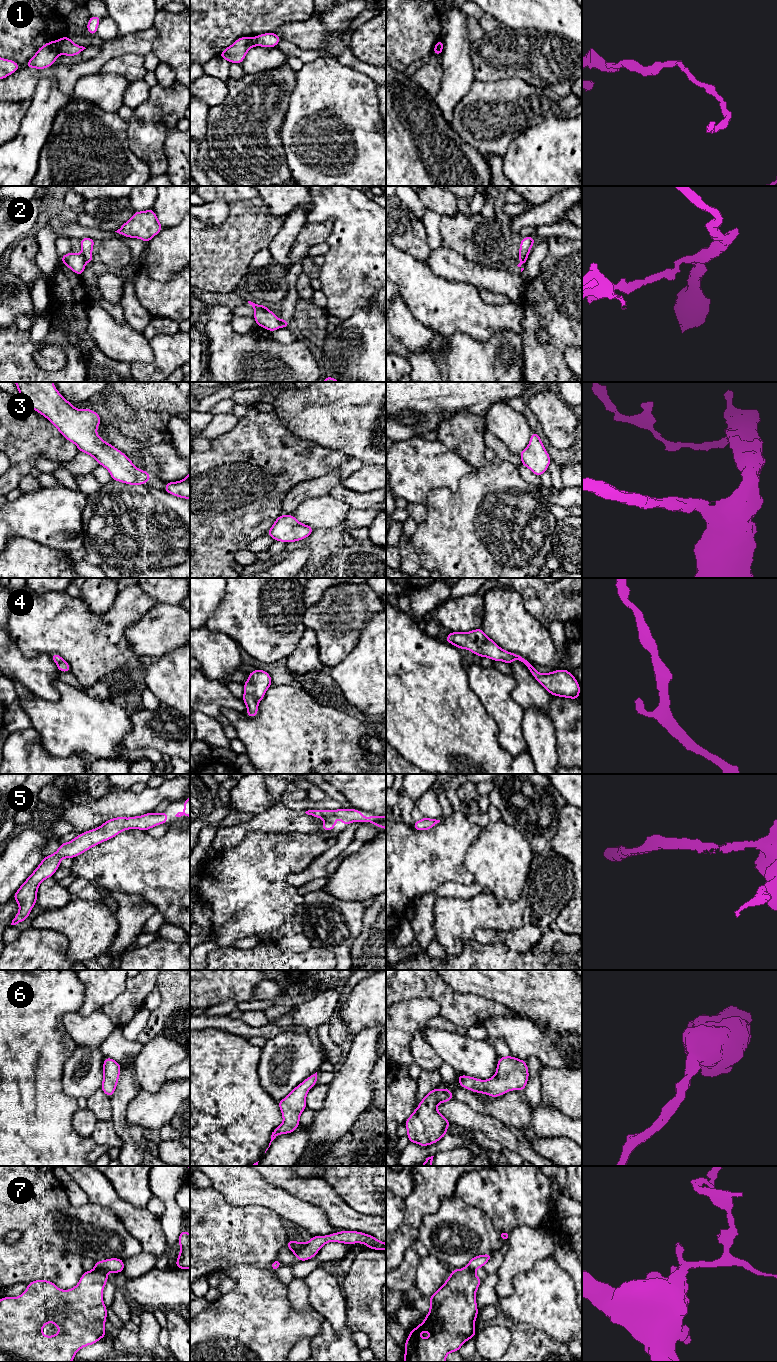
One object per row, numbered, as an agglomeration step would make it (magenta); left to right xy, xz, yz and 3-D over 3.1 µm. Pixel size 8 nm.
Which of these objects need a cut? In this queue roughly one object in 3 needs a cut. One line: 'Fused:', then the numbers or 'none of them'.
Fused: 1, 2, 7

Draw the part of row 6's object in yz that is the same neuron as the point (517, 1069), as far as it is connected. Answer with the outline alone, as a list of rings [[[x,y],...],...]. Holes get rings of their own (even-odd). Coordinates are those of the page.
[[[510,1055],[498,1059],[496,1073],[488,1080],[457,1075],[461,1087],[493,1098],[504,1095],[508,1091],[524,1091],[528,1078],[529,1071],[526,1061]]]

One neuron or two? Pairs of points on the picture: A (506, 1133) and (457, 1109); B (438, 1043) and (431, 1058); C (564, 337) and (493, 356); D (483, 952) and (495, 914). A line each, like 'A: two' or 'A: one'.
A: one
B: two
C: two
D: two

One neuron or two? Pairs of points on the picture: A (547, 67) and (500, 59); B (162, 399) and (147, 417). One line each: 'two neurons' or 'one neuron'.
A: one neuron
B: one neuron

